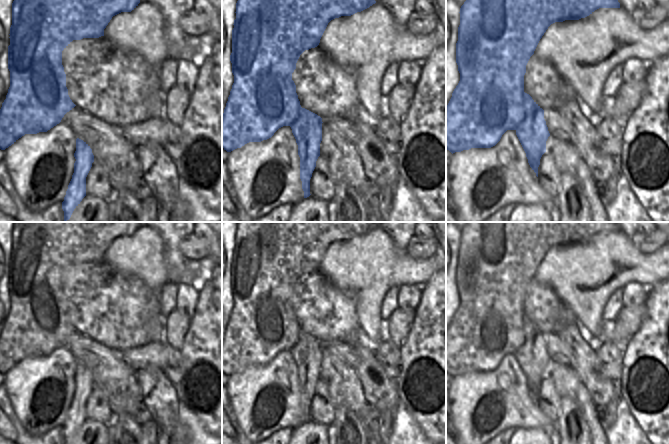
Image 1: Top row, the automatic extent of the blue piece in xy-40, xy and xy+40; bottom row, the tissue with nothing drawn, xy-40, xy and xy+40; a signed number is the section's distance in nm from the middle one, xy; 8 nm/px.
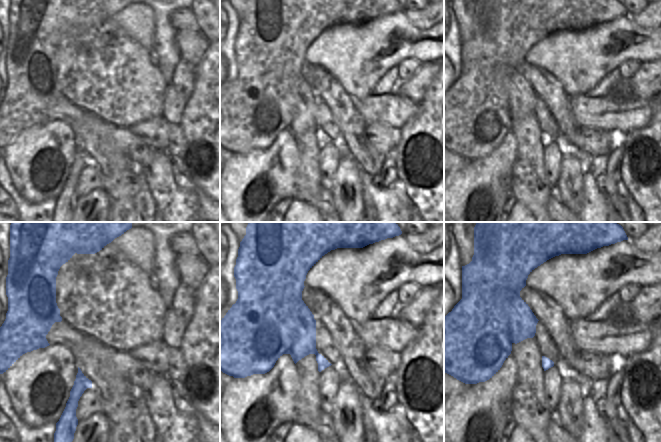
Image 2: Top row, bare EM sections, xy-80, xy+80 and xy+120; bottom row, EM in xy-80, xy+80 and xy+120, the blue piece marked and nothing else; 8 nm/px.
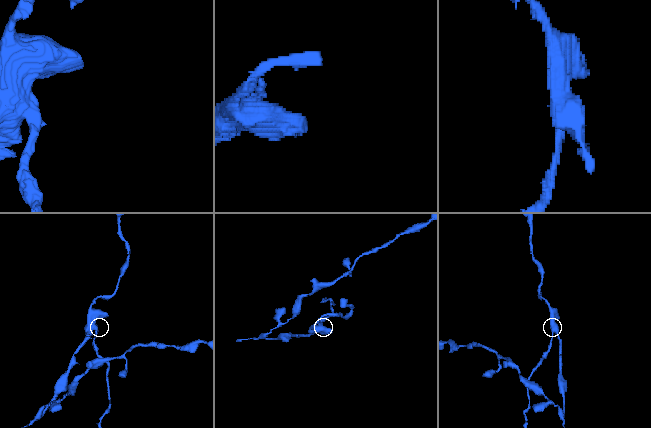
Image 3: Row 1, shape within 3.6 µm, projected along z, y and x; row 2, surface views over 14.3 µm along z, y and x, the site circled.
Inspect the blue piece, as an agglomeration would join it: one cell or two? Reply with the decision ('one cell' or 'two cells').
two cells

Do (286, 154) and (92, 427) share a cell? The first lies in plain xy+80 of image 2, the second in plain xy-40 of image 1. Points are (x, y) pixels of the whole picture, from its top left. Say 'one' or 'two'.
two

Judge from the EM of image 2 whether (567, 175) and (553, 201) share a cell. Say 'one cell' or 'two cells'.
two cells

